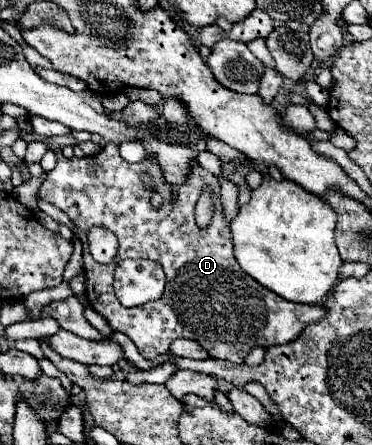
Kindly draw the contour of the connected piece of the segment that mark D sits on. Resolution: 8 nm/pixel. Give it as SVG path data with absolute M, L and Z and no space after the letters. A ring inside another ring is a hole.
M107 144L99 154L89 158L65 158L61 148L49 148L49 150L55 152L57 166L47 174L47 180L41 184L39 198L61 208L69 216L69 220L75 224L77 238L83 242L83 268L87 278L85 294L89 304L111 324L115 332L123 332L125 336L129 336L143 358L153 360L155 356L165 354L175 338L189 338L199 342L209 352L211 358L243 364L251 348L255 346L269 348L277 344L287 344L299 338L299 334L307 324L317 322L327 314L323 306L311 306L311 304L299 306L299 304L287 302L285 298L279 298L275 292L267 290L265 286L259 286L259 282L255 282L251 276L243 274L243 270L235 262L231 230L229 230L229 224L223 220L223 212L219 206L219 182L213 174L209 174L201 166L195 166L191 174L191 182L187 182L187 186L179 186L175 196L171 196L171 188L165 186L163 178L159 178L159 166L155 166L155 160L143 160L137 164L125 162L119 156L115 144ZM145 172L151 174L155 190L165 200L161 210L153 210L149 204L151 190L143 184ZM205 188L211 188L211 194L213 194L213 218L207 228L199 228L195 222L195 204L199 200L199 194ZM93 226L103 226L111 230L119 240L117 256L109 264L99 264L89 254L87 232ZM125 258L147 258L161 264L161 268L167 274L167 286L165 286L165 294L159 300L147 302L137 308L125 308L119 304L117 296L113 294L113 270Z

